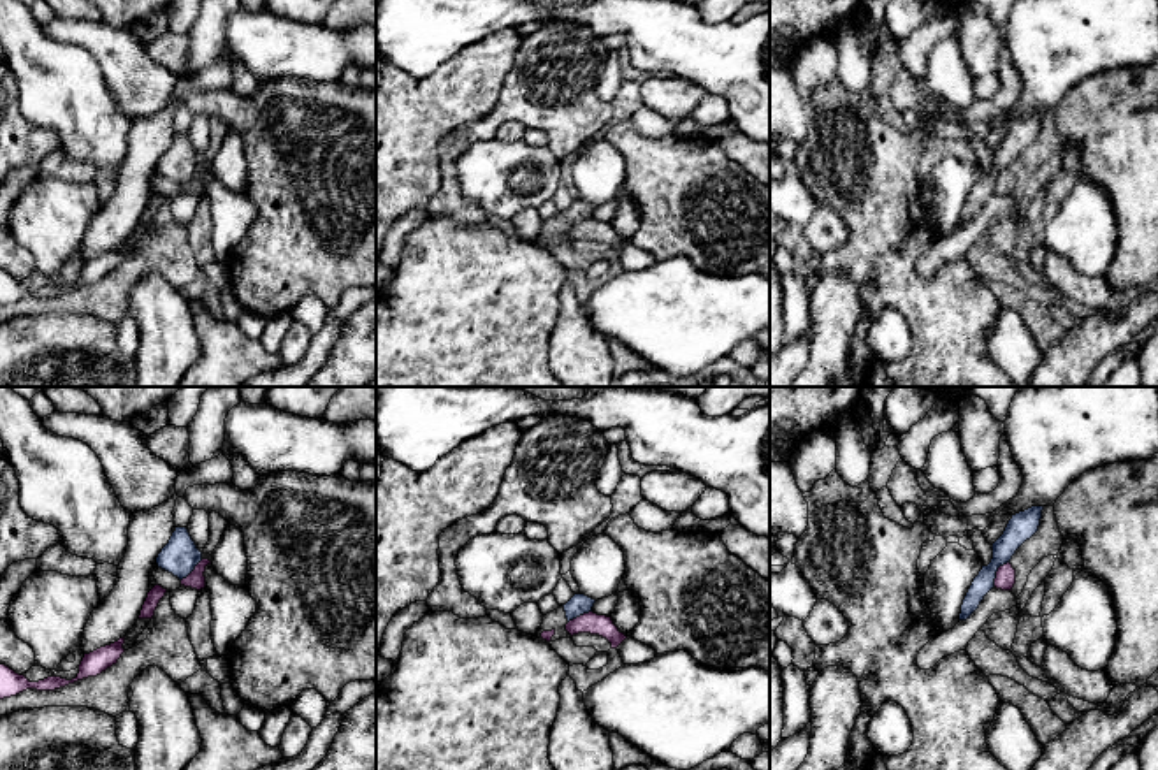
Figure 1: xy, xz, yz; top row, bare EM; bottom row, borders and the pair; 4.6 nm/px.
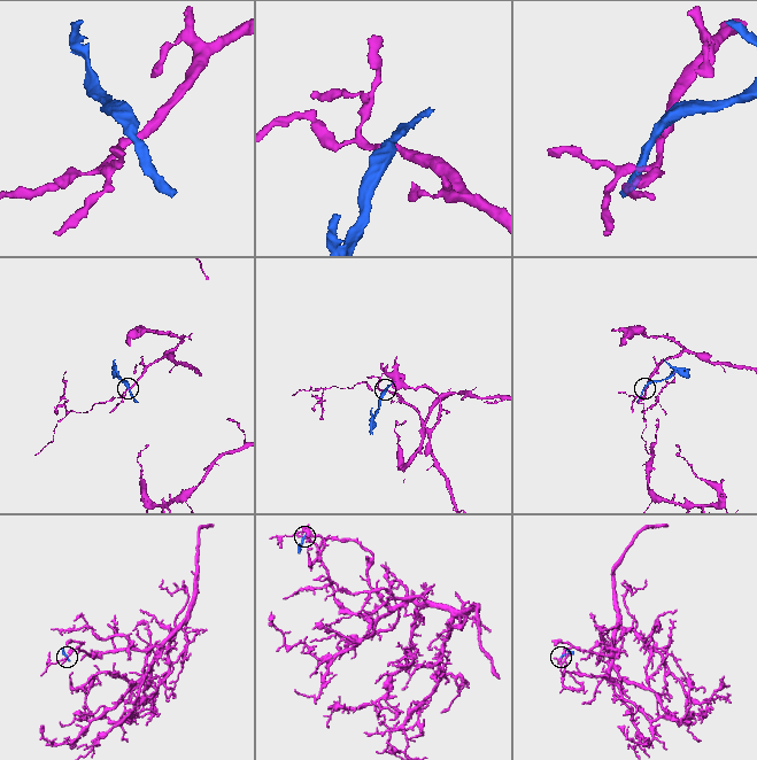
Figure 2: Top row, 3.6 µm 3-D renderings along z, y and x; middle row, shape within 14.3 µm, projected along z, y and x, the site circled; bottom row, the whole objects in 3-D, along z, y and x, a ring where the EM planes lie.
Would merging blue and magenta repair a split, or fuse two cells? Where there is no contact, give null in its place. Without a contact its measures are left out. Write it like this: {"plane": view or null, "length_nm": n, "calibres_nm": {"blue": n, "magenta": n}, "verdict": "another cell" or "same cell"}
{"plane": "yz", "length_nm": 140, "calibres_nm": {"blue": 120, "magenta": 100}, "verdict": "another cell"}

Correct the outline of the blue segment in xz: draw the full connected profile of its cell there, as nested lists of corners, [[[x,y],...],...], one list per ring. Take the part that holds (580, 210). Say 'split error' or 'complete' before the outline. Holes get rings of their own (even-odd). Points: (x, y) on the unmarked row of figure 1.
complete; [[[575,200],[564,213],[568,229],[592,218],[596,206],[585,202],[585,200]]]

